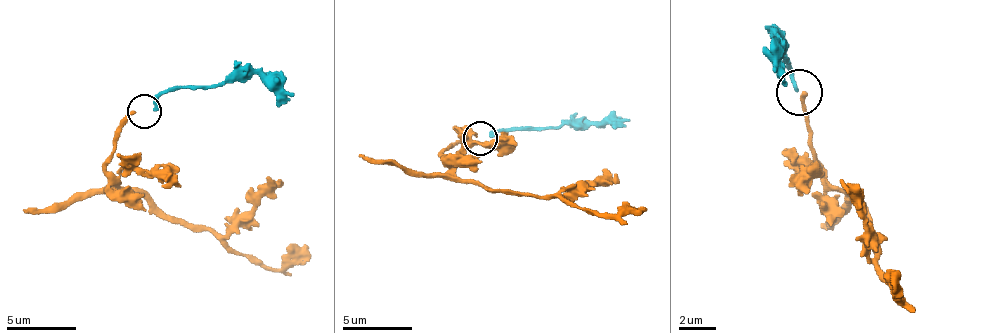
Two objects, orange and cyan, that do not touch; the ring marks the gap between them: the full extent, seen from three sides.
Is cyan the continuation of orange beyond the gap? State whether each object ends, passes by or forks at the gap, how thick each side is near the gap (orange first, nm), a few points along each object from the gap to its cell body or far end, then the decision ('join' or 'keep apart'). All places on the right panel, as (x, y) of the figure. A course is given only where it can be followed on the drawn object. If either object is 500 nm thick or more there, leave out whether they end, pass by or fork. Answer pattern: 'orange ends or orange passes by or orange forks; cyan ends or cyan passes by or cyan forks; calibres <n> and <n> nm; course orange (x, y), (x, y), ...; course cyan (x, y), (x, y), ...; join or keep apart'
orange ends; cyan ends; calibres 240 and 240 nm; course orange (804, 94), (804, 113), (822, 178), (855, 201), (873, 234), (883, 276), (901, 303), (897, 276); course cyan (799, 90), (785, 62), (780, 43), (776, 71); join

